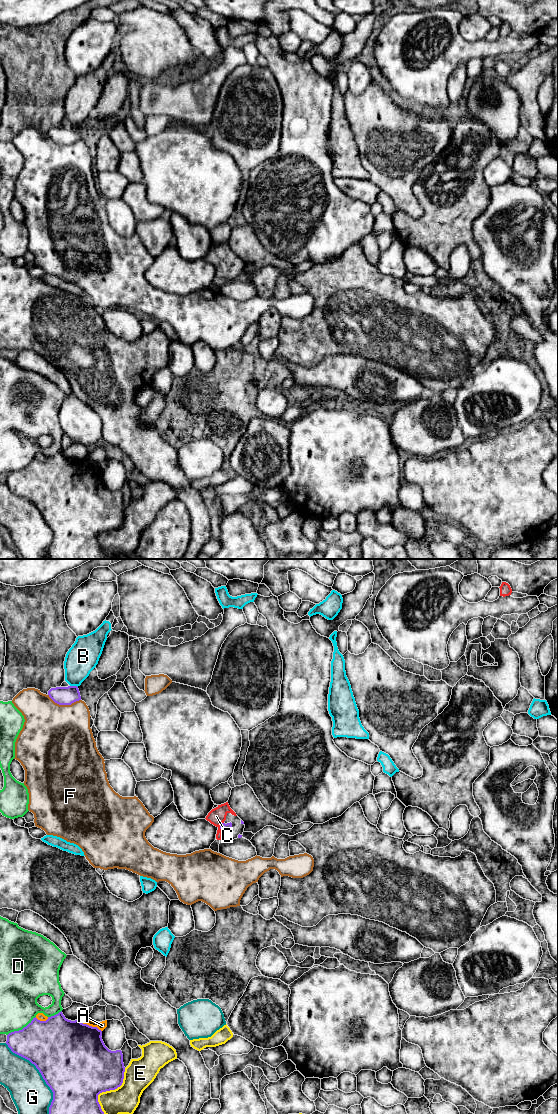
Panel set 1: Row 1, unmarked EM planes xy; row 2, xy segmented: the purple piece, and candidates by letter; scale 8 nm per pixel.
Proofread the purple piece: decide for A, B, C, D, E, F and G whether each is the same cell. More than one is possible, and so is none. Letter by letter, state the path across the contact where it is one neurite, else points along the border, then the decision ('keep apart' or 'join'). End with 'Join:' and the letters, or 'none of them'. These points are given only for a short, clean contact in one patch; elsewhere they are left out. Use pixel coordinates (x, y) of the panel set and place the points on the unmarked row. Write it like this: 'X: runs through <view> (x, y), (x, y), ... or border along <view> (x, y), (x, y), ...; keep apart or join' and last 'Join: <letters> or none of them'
A: keep apart
B: keep apart
C: runs through xy (223, 266), (220, 267), (216, 256); join
D: keep apart
E: keep apart
F: keep apart
G: keep apart
Join: C

